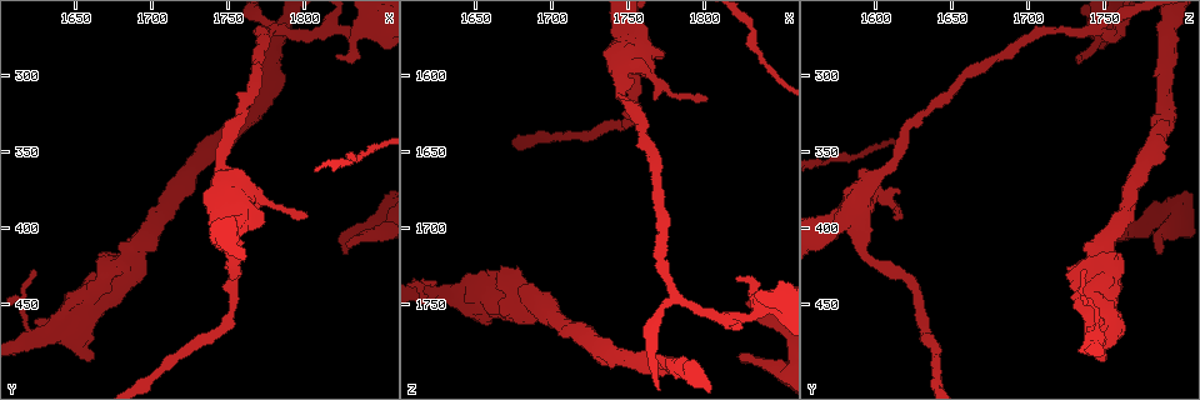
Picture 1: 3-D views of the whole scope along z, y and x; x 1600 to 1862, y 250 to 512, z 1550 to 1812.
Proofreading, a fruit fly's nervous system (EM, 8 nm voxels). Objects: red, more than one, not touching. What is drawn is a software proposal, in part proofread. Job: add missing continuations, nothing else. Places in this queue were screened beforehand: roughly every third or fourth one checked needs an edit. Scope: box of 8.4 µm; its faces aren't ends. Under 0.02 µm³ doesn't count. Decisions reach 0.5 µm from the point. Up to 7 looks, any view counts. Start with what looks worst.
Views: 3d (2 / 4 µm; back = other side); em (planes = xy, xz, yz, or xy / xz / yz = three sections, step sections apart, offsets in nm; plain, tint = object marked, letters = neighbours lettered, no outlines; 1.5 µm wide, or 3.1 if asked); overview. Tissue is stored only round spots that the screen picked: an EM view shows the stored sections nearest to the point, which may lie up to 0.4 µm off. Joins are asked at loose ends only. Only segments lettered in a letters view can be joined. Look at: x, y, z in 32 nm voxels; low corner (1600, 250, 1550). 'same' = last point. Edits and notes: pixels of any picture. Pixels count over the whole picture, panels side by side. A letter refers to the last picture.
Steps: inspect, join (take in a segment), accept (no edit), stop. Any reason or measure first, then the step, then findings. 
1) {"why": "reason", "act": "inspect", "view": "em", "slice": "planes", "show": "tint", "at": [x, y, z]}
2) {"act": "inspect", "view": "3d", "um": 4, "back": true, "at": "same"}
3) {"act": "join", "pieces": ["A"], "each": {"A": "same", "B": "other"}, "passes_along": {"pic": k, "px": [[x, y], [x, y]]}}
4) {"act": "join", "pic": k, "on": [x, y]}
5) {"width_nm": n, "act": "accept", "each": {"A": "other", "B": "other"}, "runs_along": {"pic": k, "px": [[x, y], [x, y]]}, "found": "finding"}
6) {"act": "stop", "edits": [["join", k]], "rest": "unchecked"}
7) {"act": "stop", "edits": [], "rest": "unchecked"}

{"why": "free end", "act": "inspect", "view": "em", "um": 3.1, "slice": "xz", "step": 16, "show": "tint", "at": [1830, 412, 1748]}

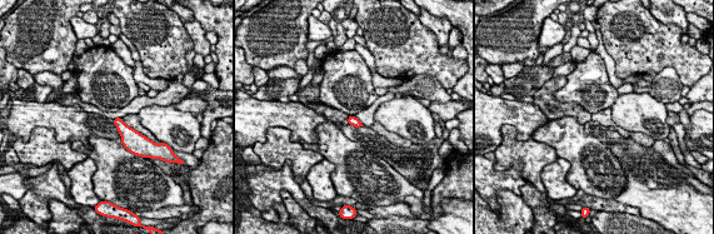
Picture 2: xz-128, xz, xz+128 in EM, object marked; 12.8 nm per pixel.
{"why": "another direction", "act": "inspect", "view": "em", "um": 3.1, "slice": "planes", "show": "letters", "at": "same"}

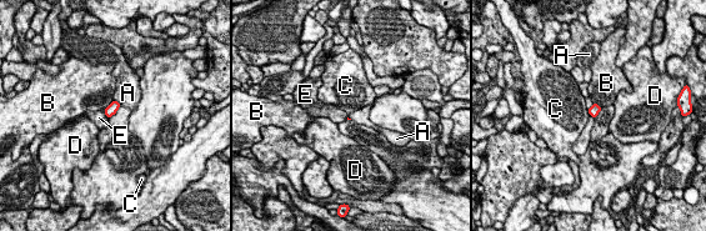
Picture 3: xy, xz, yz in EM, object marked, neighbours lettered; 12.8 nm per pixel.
{"longest_contact_nm": ["B", 190], "act": "accept", "each": {"A": "other", "B": "other", "C": "other", "D": "other", "E": "other"}, "found": "none of them fits"}

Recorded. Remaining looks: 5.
{"why": "branch stops here", "act": "inspect", "view": "em", "slice": "xz", "step": 4, "show": "letters", "at": [1660, 486, 1750]}

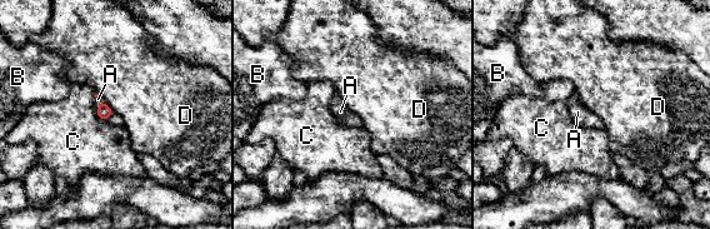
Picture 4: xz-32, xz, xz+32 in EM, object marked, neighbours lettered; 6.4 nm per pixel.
{"act": "inspect", "view": "em", "slice": "xy", "step": 4, "show": "letters", "at": "same"}

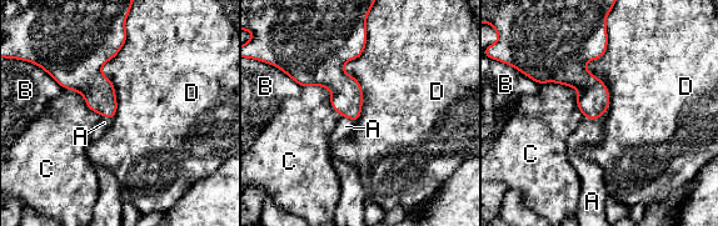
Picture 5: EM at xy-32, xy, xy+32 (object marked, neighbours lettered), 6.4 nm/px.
{"width_nm": 150, "act": "join", "pieces": ["A"], "each": {"A": "same", "B": "other", "C": "other", "D": "other"}, "passes_along": {"pic": 5, "px": [[593, 96], [594, 119], [589, 131]]}, "found": "the cell continues"}

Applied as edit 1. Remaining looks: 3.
{"act": "inspect", "view": "overview"}

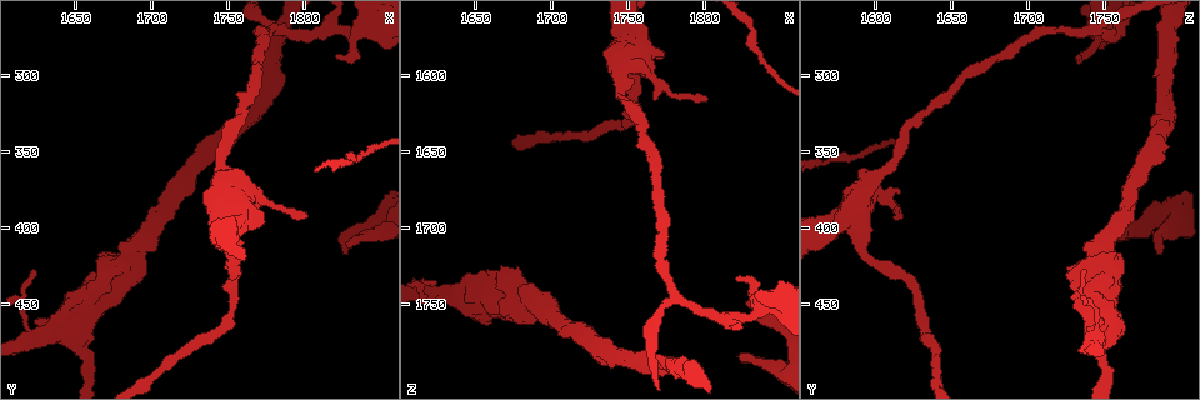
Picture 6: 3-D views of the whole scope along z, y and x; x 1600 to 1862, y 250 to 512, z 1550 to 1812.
{"why": "branch stops here", "act": "inspect", "view": "em", "slice": "xy", "step": 8, "show": "letters", "at": [1820, 286, 1732]}

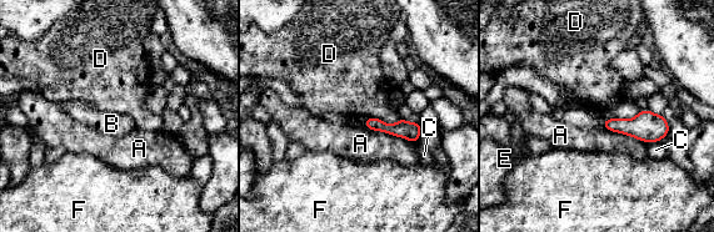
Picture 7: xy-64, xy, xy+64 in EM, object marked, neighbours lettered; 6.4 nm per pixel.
{"act": "inspect", "view": "em", "slice": "xz", "step": 8, "show": "letters", "at": "same"}

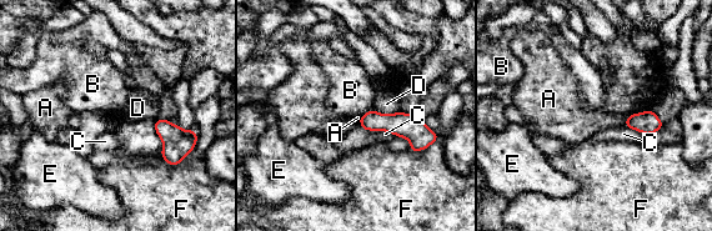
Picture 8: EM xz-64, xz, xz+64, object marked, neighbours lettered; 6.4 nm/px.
{"width_nm": 120, "act": "accept", "each": {"A": "other", "B": "other", "C": "other", "D": "other", "E": "other", "F": "other"}, "border": {"pic": 8, "px": [[372, 108], [382, 114], [399, 111]]}, "found": "none of them fits"}

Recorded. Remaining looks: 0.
{"act": "stop", "edits": [["join", 5]], "rest": "unchecked"}

